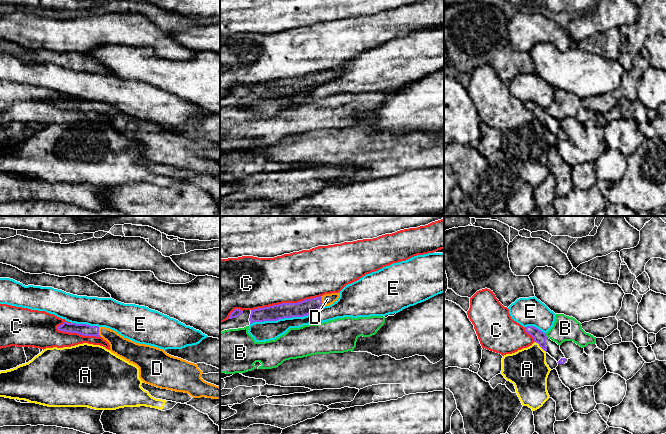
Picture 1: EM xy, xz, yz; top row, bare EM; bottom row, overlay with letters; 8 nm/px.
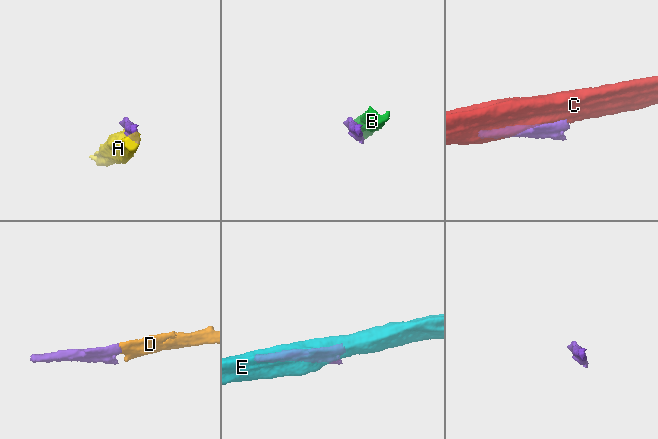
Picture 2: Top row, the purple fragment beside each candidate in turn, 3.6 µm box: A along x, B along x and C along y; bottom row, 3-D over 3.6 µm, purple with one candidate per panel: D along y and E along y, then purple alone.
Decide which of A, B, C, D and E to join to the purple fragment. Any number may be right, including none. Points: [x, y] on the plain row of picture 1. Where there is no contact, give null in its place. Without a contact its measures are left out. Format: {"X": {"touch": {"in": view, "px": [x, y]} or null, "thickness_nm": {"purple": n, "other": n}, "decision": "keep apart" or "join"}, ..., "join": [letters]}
{"A": {"touch": {"in": "yz", "px": [540, 122]}, "thickness_nm": {"purple": 100, "other": 320}, "decision": "keep apart"}, "B": {"touch": {"in": "yz", "px": [545, 111]}, "thickness_nm": {"purple": 100, "other": 200}, "decision": "keep apart"}, "C": {"touch": {"in": "xz", "px": [285, 79]}, "thickness_nm": {"purple": 130, "other": 400}, "decision": "keep apart"}, "D": {"touch": {"in": "xy", "px": [98, 108]}, "thickness_nm": {"purple": 100, "other": 160}, "decision": "join"}, "E": {"touch": {"in": "xz", "px": [287, 93]}, "thickness_nm": {"purple": 130, "other": 160}, "decision": "keep apart"}, "join": ["D"]}

